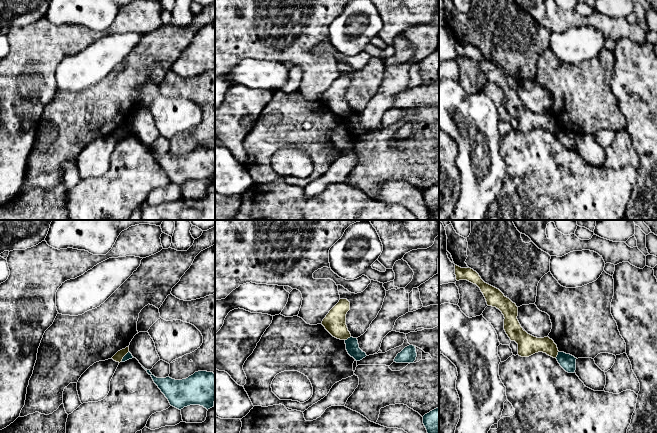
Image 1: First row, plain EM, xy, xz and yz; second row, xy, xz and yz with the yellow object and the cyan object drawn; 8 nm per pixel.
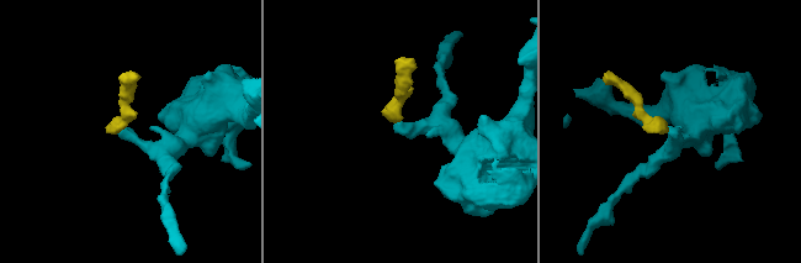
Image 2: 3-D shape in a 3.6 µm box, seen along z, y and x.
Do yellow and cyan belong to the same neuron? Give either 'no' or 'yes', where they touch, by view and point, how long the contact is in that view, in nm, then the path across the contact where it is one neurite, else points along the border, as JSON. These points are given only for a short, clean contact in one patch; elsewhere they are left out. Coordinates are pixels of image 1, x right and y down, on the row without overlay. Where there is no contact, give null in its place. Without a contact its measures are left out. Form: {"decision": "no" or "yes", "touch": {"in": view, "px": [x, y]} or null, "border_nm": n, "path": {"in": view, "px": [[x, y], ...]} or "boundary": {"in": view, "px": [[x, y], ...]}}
{"decision": "no", "touch": {"in": "xy", "px": [124, 131]}, "border_nm": 110, "boundary": {"in": "xy", "px": [[128, 127], [120, 137]]}}

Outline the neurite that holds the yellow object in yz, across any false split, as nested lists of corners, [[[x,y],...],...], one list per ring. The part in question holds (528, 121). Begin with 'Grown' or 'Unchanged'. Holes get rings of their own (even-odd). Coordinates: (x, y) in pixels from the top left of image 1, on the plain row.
Unchanged. [[[455,41],[456,56],[467,56],[476,60],[483,69],[487,81],[496,83],[504,91],[504,106],[511,117],[518,120],[518,131],[529,133],[535,129],[543,128],[556,134],[558,131],[557,121],[549,113],[537,114],[521,103],[517,92],[518,83],[497,64],[485,59],[479,50],[471,44],[461,44]]]

